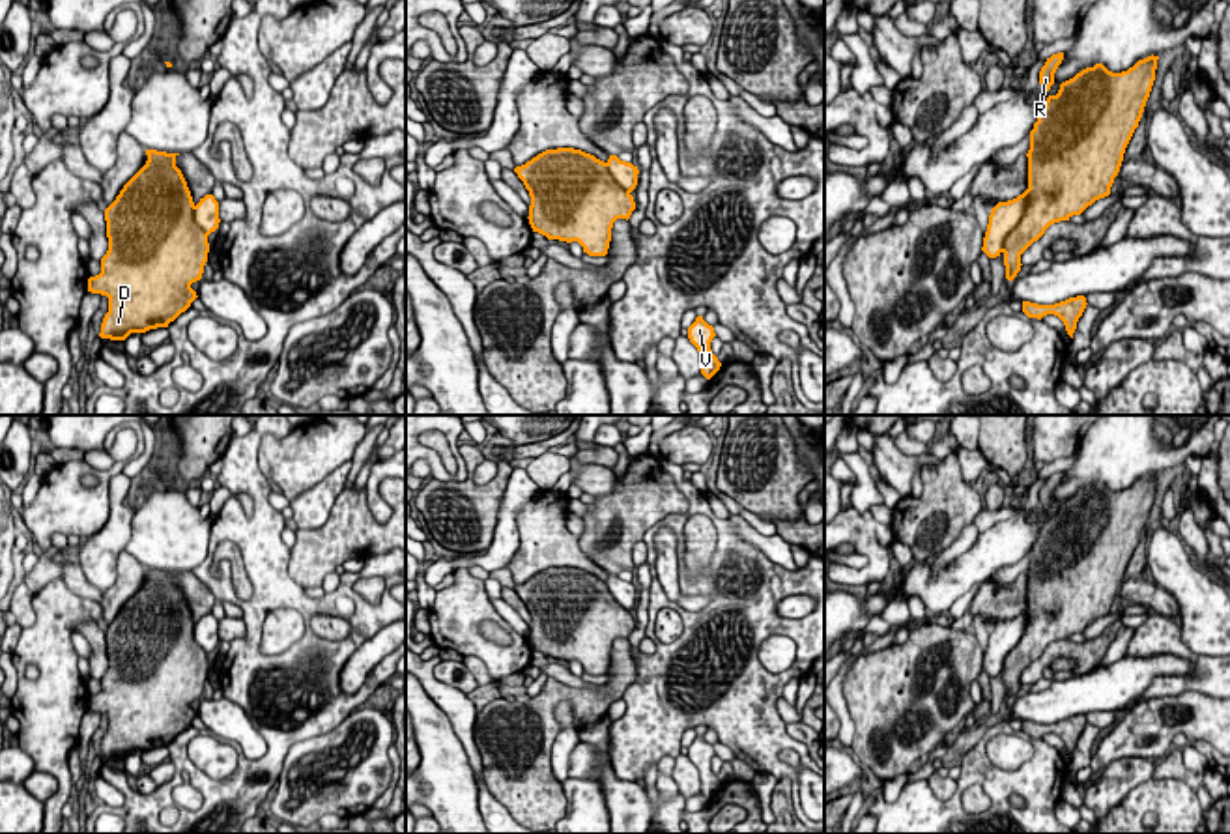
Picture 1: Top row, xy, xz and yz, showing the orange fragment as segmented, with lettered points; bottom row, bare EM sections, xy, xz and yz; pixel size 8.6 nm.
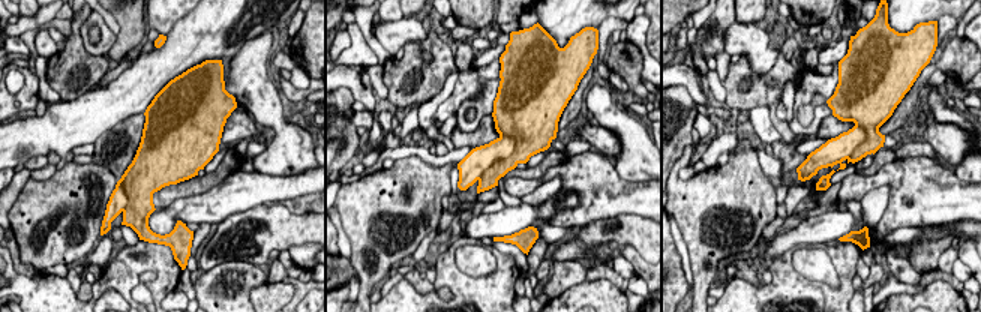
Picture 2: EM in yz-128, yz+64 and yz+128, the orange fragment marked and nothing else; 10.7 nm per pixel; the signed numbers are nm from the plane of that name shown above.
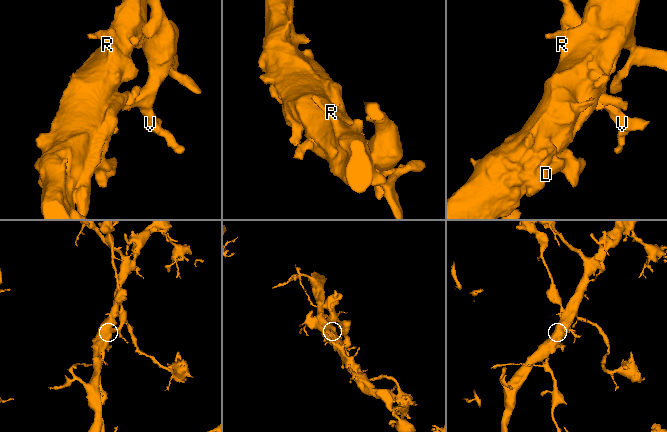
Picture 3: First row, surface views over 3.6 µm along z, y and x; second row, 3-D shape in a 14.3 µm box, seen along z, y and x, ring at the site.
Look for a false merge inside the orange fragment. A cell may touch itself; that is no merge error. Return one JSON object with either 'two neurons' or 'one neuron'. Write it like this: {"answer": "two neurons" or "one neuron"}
{"answer": "one neuron"}

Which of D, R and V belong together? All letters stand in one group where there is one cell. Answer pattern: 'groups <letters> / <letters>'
groups D R V

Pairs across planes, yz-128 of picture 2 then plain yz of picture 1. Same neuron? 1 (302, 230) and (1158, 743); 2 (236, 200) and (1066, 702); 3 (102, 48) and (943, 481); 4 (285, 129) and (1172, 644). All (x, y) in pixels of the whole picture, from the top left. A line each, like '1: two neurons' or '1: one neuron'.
1: one neuron
2: one neuron
3: two neurons
4: two neurons

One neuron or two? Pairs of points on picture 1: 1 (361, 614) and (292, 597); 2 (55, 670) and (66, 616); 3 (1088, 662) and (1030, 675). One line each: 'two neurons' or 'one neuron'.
1: one neuron
2: one neuron
3: one neuron

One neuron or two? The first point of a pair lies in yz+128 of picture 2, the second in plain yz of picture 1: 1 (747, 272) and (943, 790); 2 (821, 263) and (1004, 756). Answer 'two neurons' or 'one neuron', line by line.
1: one neuron
2: one neuron

